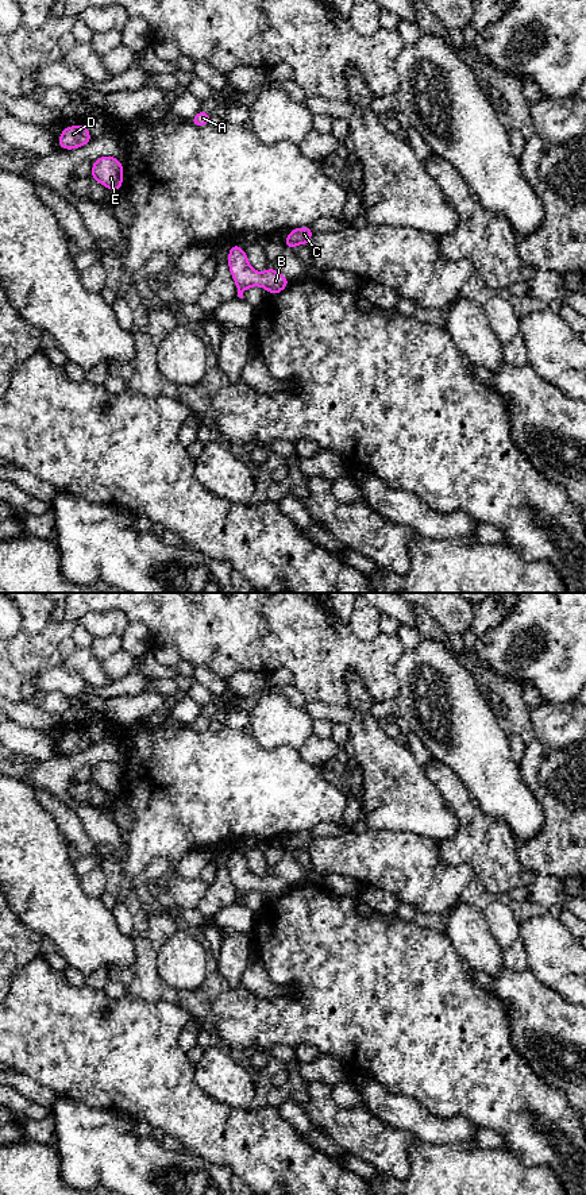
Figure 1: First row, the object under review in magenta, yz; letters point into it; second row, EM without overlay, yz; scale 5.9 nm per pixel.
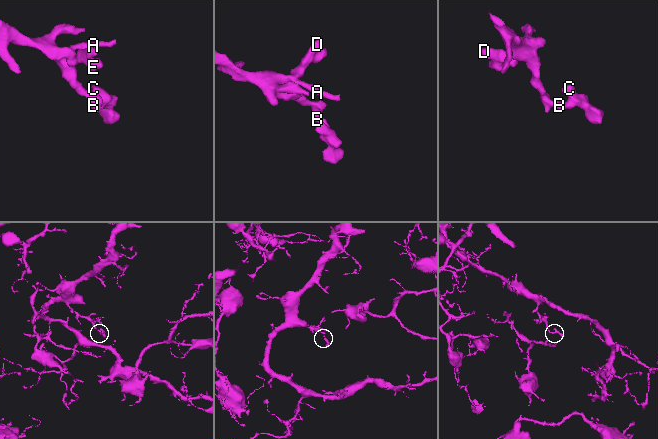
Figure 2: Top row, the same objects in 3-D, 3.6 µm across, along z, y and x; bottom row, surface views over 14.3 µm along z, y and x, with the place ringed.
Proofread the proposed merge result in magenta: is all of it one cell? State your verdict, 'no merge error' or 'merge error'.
no merge error

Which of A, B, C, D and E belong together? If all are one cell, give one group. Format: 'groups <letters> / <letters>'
groups A B C D E

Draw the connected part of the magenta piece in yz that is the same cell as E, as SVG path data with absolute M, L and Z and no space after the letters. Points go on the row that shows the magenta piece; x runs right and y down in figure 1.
M111 155L97 158L92 165L90 177L109 190L120 190L123 186L123 163Z

